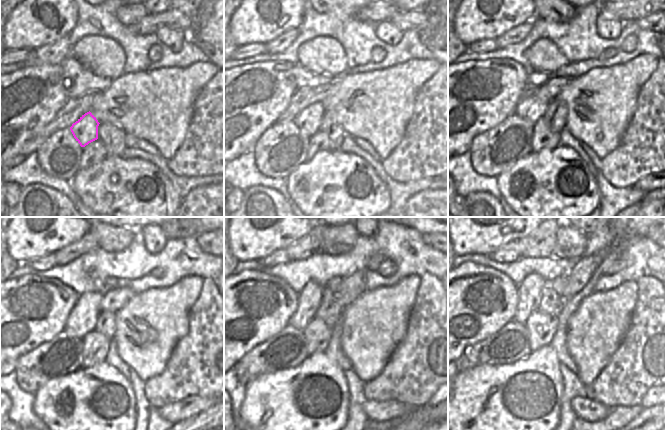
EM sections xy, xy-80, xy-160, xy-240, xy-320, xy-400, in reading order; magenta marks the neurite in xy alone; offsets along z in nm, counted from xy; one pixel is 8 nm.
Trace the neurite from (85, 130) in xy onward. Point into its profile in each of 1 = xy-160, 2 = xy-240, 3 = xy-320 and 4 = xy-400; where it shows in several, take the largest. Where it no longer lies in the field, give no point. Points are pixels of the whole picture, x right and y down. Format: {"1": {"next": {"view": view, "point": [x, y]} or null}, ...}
{"1": {"next": {"view": "xy-160", "point": [531, 107]}}, "2": {"next": {"view": "xy-240", "point": [82, 319]}}, "3": {"next": {"view": "xy-320", "point": [309, 299]}}, "4": {"next": {"view": "xy-400", "point": [530, 290]}}}

